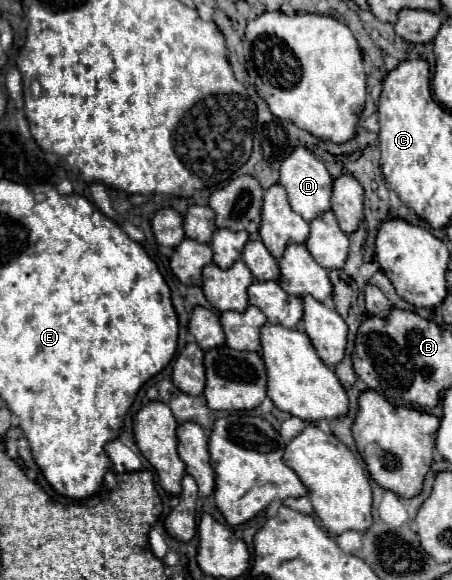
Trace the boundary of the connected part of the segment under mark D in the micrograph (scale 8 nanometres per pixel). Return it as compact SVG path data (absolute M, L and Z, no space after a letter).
M295 146L291 150L291 154L281 162L281 170L279 170L279 184L287 190L287 198L289 198L289 206L307 222L313 220L315 216L321 216L323 212L327 212L329 200L331 200L331 174L325 170L323 162L319 162L305 146Z

